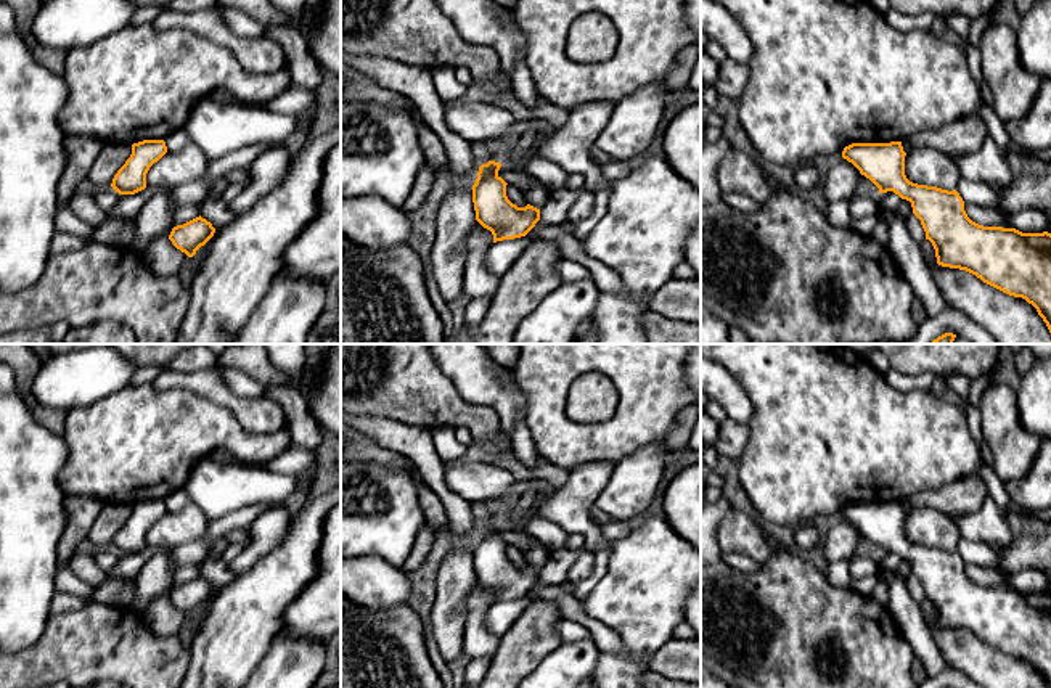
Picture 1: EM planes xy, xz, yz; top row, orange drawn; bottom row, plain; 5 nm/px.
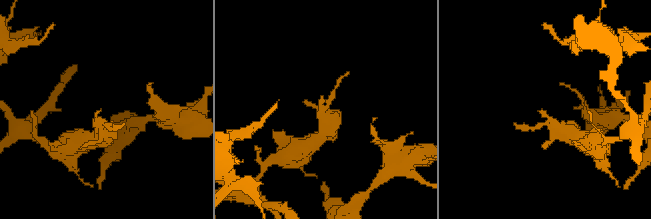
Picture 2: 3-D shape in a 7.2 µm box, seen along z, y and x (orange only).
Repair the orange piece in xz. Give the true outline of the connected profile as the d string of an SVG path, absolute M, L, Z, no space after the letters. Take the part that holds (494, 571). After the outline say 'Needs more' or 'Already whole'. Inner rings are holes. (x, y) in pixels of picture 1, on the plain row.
M482 524L472 545L476 580L493 595L493 603L526 596L540 580L540 569L517 567L506 556L506 542L498 535L501 524Z. Already whole

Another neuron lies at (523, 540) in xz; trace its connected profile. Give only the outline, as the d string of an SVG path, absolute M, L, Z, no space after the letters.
M503 526L498 530L498 537L501 537L508 545L521 548L522 551L534 545L538 545L538 542L532 535L529 535L526 530L519 534Z

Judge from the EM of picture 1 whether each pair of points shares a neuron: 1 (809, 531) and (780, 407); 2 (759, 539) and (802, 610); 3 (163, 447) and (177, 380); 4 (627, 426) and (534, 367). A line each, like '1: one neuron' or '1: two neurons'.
1: two neurons
2: two neurons
3: two neurons
4: one neuron

